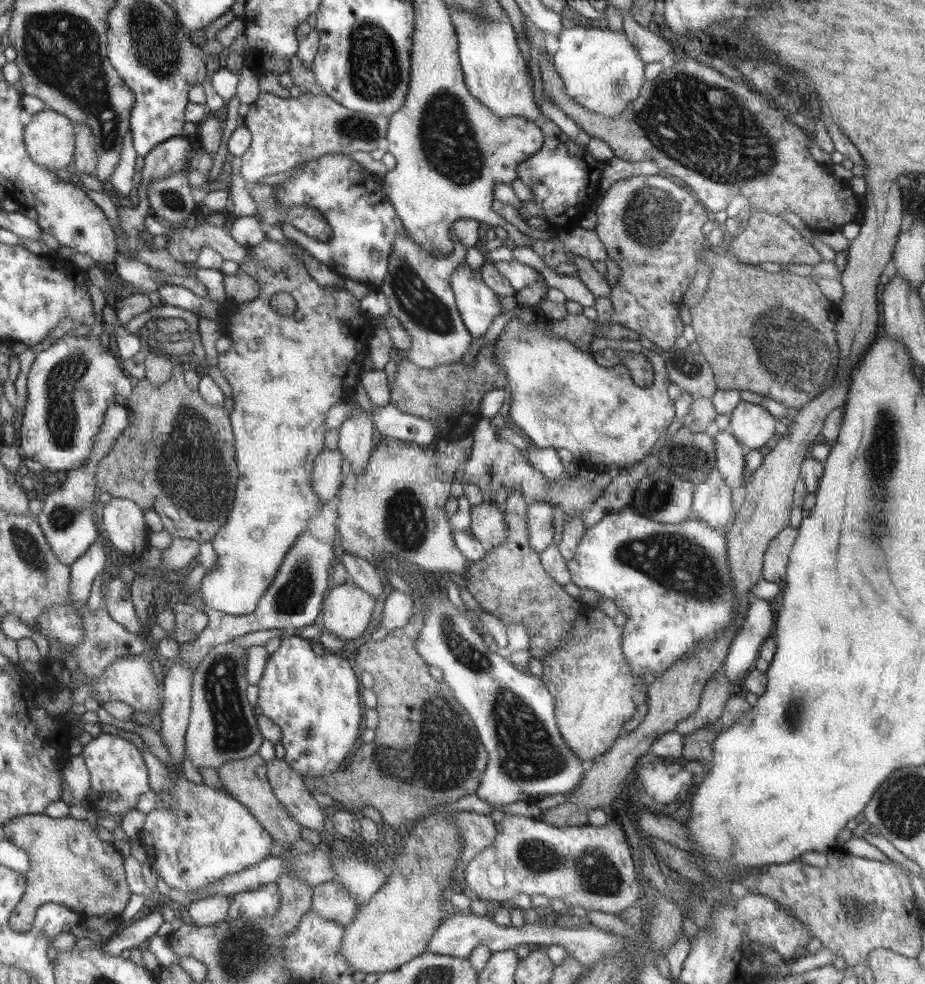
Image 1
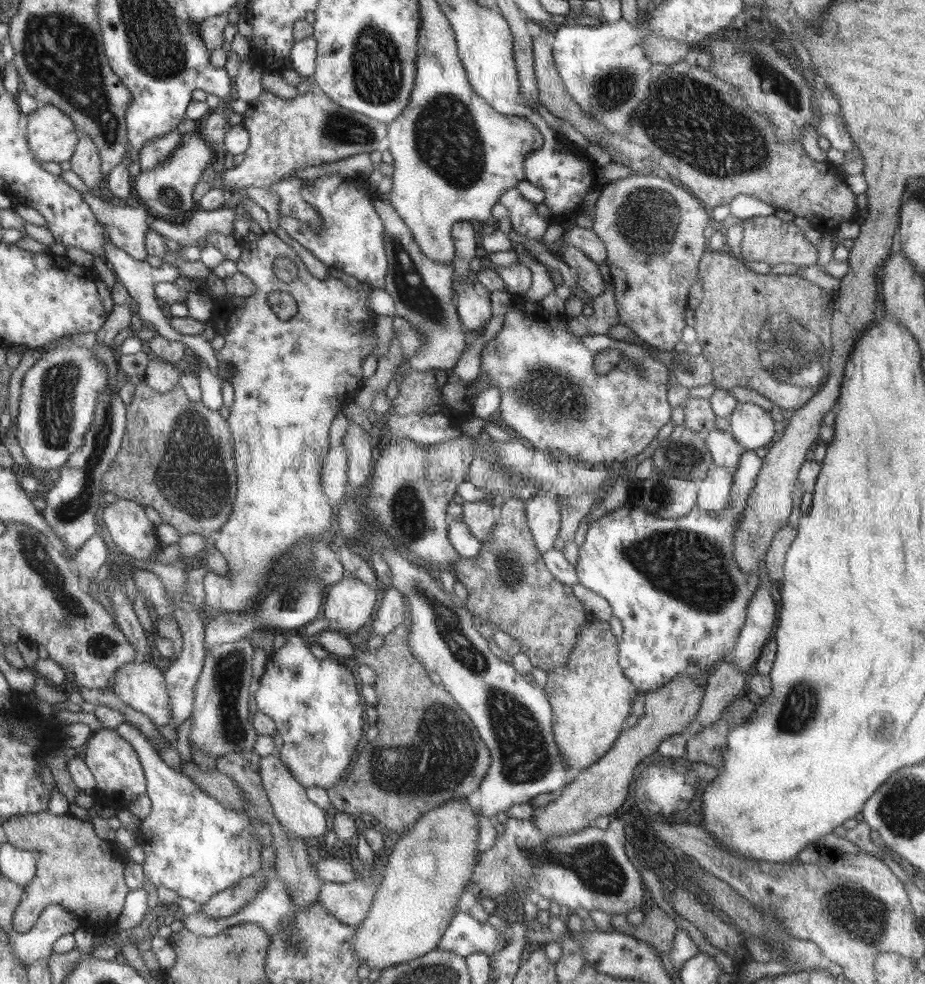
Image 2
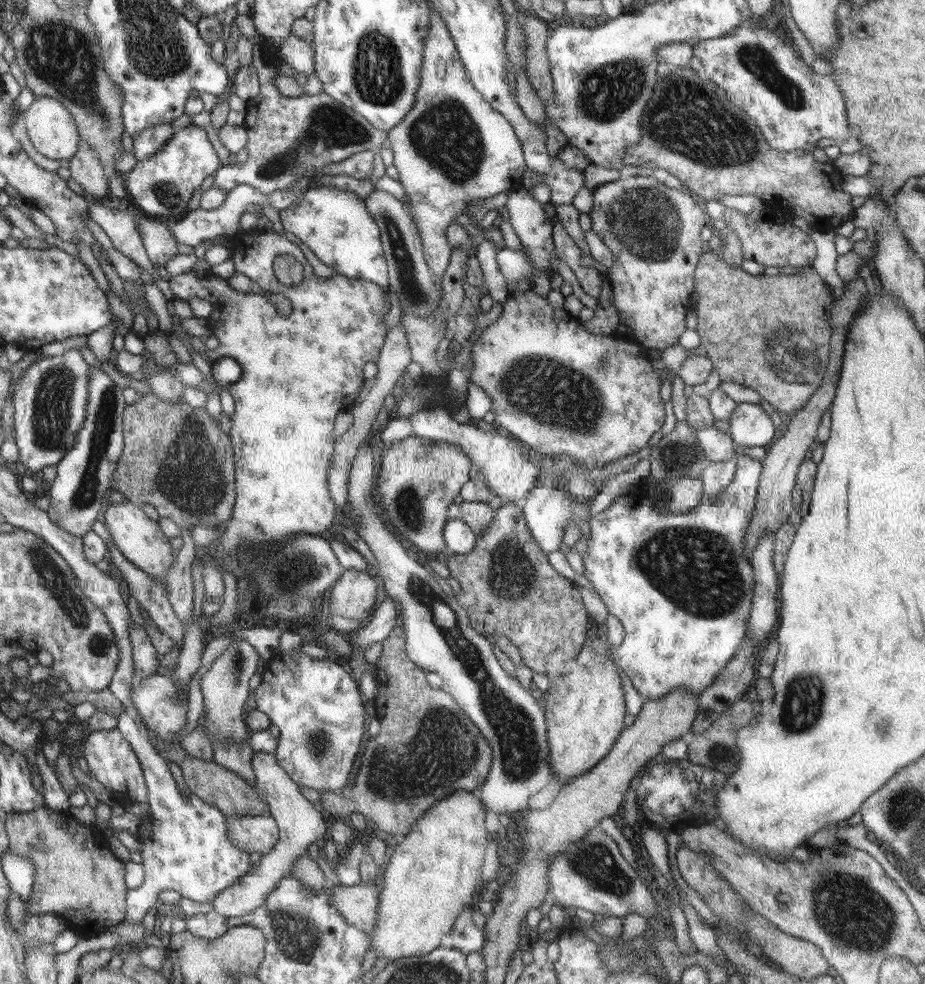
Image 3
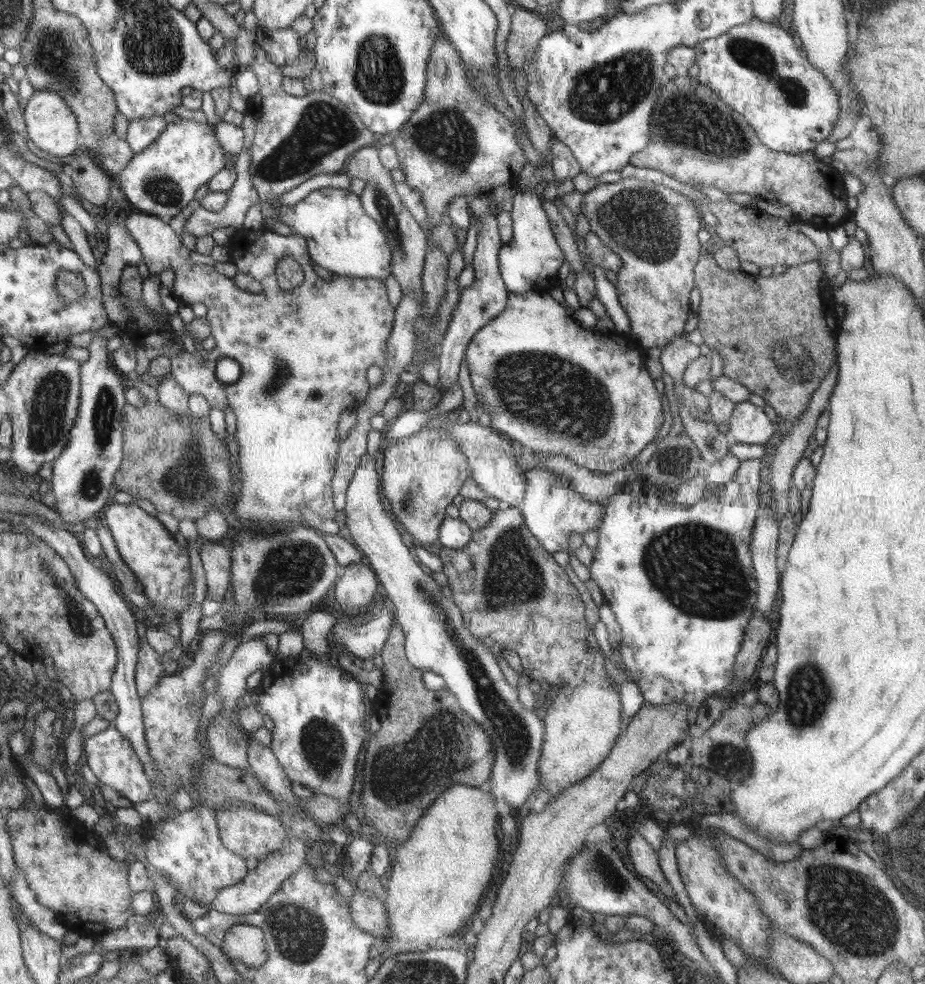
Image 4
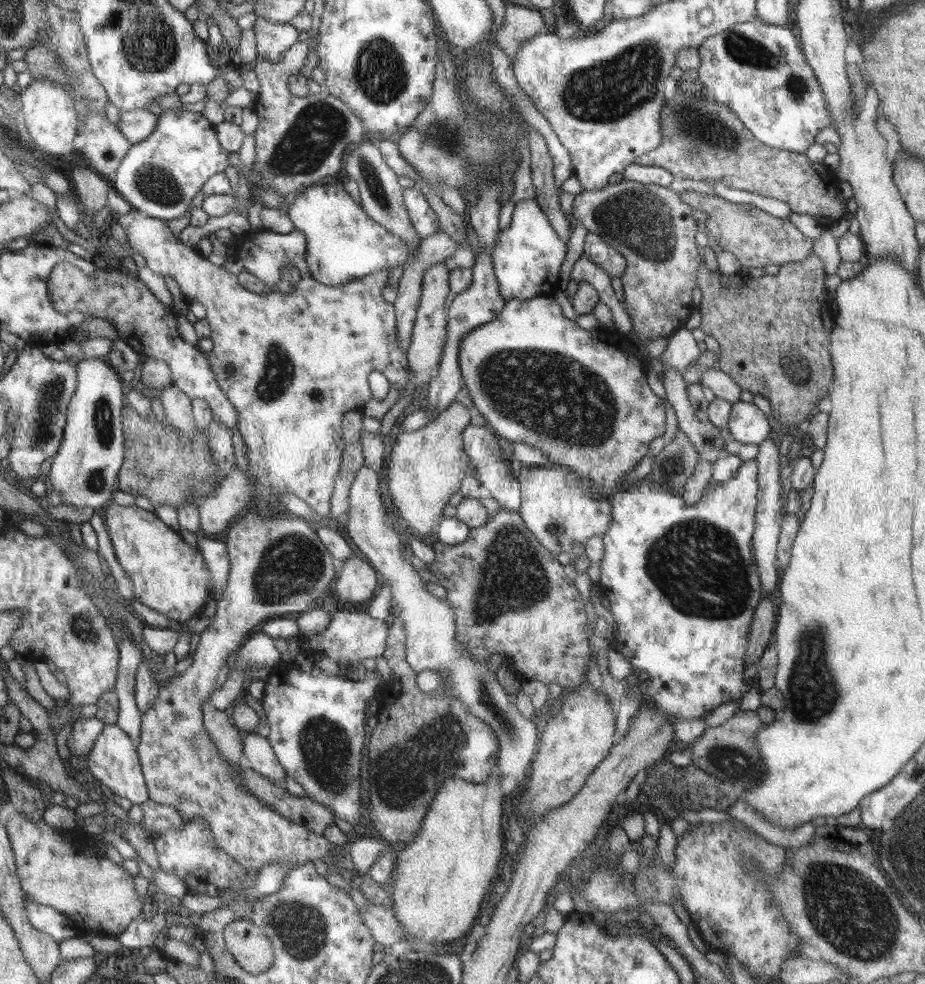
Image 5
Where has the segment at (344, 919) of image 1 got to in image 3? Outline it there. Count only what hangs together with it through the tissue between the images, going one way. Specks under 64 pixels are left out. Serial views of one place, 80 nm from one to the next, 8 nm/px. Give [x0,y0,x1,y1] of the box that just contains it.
[326,883,381,933]

